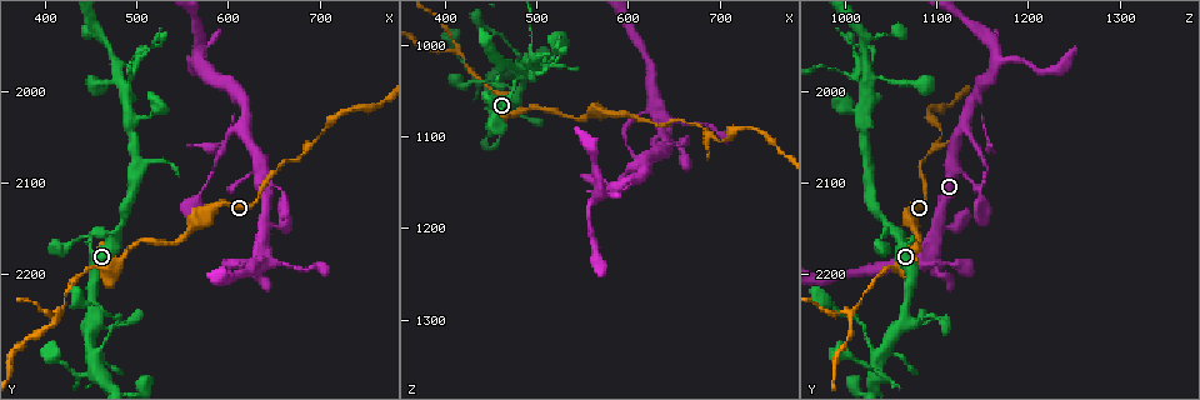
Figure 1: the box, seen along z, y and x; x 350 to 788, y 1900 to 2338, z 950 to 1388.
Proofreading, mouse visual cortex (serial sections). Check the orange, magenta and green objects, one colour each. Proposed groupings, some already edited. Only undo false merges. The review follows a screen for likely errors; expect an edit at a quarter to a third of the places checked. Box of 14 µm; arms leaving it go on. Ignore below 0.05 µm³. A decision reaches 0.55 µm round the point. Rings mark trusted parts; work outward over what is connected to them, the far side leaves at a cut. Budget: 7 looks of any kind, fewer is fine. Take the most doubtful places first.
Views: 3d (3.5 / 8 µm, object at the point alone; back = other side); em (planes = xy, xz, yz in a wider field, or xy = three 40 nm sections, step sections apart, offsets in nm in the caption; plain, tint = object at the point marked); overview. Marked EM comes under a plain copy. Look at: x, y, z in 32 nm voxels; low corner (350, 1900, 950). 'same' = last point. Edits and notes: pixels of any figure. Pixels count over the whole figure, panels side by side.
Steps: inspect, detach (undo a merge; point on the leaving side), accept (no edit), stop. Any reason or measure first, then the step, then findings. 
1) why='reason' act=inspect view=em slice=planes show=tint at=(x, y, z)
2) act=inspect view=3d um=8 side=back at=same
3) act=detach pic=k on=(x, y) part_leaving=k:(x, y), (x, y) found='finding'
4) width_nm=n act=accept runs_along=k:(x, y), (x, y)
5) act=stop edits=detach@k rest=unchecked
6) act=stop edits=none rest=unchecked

why='calibre changes' act=inspect view=3d um=8 at=(615, 2000, 1145)

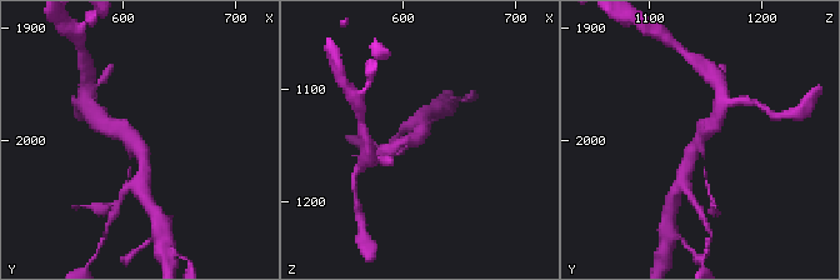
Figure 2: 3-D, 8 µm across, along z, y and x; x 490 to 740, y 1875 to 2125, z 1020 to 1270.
why='closer look' act=inspect view=3d um=3.5 side=back at=(610, 2002, 1144)

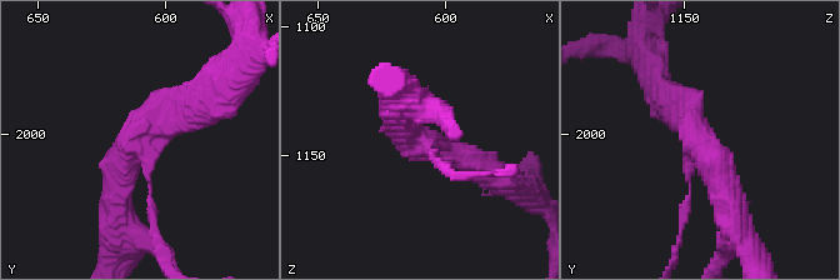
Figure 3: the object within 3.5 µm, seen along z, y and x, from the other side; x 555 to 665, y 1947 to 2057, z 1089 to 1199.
arms=3 arm_widths_nm=100,350,400 why='now the EM' act=inspect view=em slice=xy step=5 show=tint at=(613, 2004, 1144)

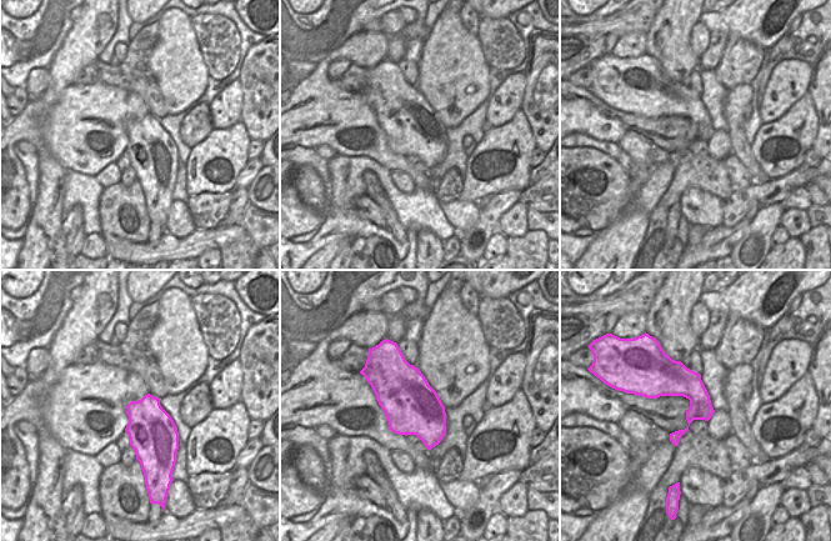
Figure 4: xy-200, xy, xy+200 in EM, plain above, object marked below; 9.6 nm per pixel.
act=accept runs_along=3:(120, 214), (124, 153), (200, 103) found='continuous, no second cell'

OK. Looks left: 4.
why='arms part here' act=inspect view=em slice=xy step=1 show=tint at=(410, 2245, 1005)

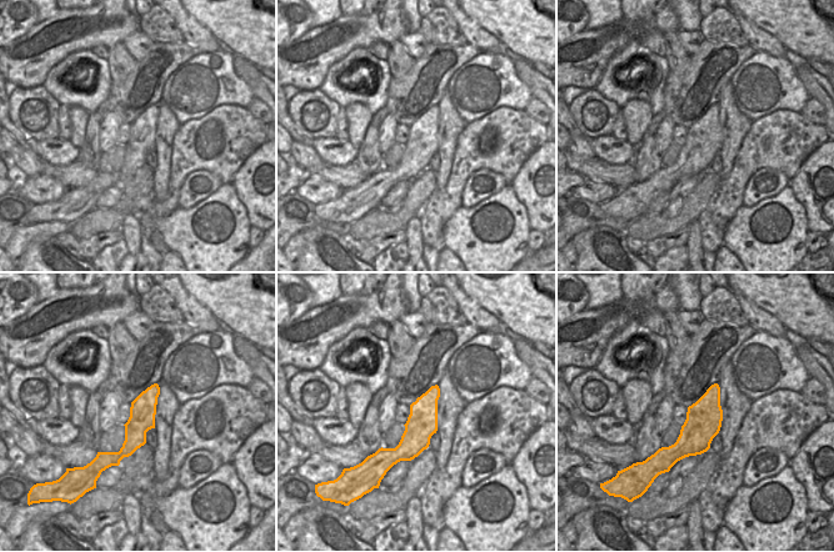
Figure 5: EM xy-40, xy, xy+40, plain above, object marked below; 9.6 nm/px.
why='wider look' act=inspect view=3d um=3.5 at=same

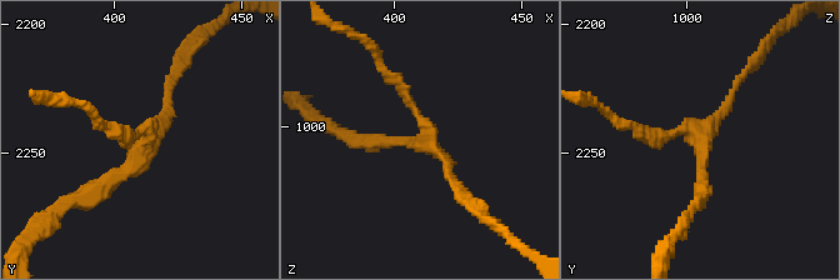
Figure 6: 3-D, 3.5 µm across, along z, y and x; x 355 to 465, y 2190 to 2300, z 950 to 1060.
act=accept found='one cell here'

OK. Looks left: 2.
act=inspect view=3d um=3.5 at=(460, 2275, 1025)

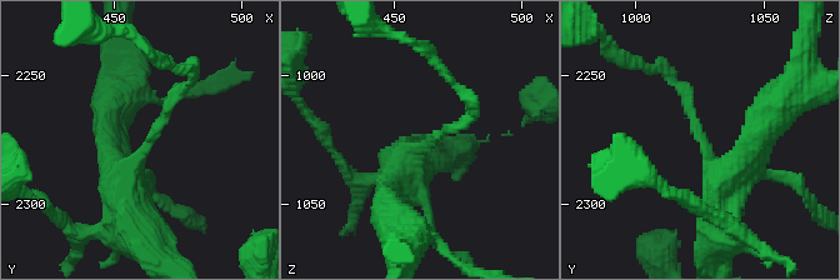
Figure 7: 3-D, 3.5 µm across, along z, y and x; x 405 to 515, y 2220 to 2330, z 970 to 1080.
arm_widths_nm=150,400 why='shape alone is not enough' act=inspect view=em slice=xy step=5 show=tint at=(463, 2277, 1026)

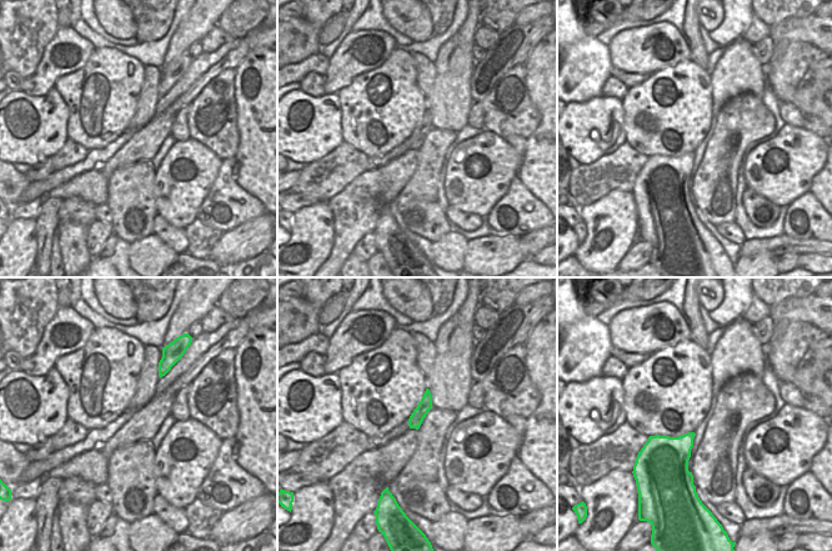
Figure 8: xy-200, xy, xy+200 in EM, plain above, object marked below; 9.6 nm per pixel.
act=accept runs_along=7:(389, 189), (401, 160), (470, 115) found='continuous, no second cell'

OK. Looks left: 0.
act=stop edits=none rest=unchecked

